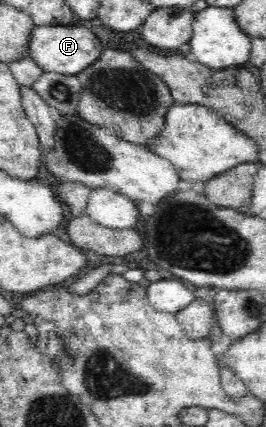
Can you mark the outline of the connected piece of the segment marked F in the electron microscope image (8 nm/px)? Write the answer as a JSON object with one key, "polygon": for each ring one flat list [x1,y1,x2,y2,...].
{"polygon":[[84,23,75,26,42,25,32,29,28,56,45,73,77,76,77,73,97,63,103,51,101,40,89,25,88,27]]}

